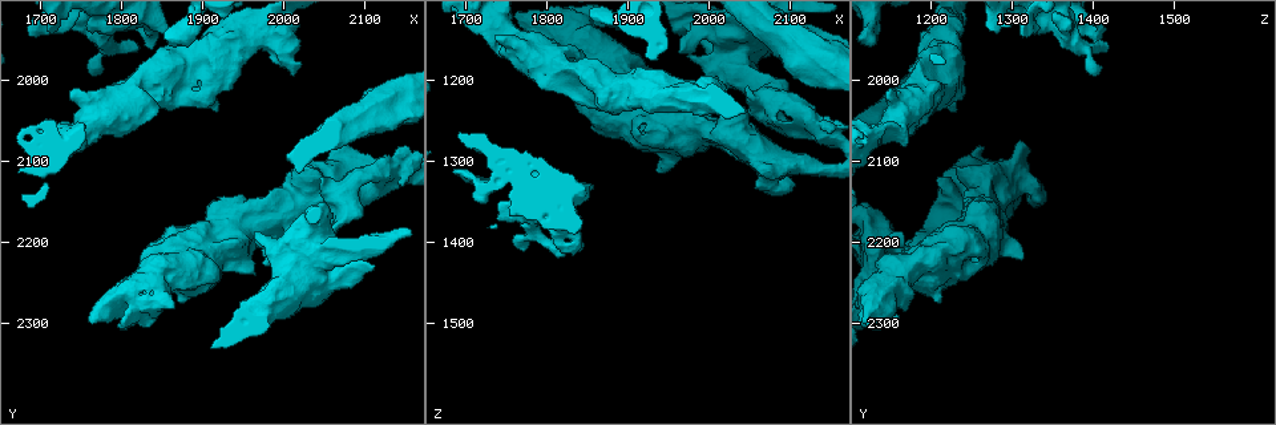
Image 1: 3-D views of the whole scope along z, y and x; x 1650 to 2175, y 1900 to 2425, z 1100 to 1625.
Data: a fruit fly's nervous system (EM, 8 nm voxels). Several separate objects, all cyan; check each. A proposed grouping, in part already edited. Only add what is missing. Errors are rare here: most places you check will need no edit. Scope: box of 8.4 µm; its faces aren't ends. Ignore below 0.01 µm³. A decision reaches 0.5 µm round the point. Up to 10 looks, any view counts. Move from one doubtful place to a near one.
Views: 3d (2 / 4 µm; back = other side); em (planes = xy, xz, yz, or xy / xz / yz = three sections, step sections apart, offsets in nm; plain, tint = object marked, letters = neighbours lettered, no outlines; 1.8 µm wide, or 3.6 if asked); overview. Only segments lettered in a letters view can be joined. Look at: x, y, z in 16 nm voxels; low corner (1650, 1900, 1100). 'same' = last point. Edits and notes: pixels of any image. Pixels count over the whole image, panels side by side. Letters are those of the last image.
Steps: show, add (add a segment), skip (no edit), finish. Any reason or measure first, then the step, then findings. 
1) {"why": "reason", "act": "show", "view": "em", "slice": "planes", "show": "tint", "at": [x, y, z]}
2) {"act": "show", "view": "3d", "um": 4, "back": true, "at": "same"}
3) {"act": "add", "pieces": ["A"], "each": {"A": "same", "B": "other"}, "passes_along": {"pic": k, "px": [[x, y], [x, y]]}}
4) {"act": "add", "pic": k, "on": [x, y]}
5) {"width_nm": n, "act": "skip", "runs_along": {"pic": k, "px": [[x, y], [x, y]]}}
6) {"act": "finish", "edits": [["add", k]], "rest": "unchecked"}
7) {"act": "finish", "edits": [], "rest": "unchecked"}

{"why": "narrows sharply", "act": "show", "view": "em", "um": 3.6, "slice": "planes", "show": "tint", "at": [2040, 2205, 1145]}

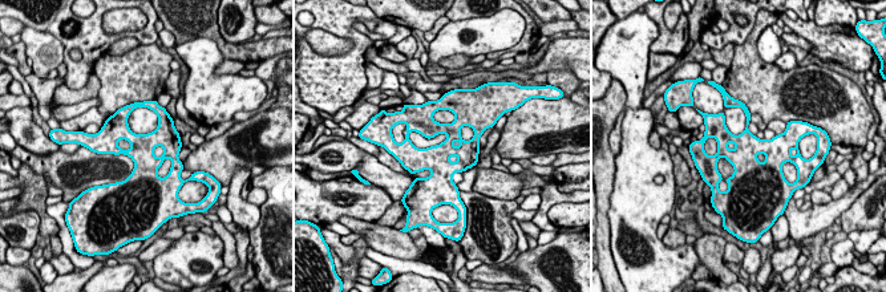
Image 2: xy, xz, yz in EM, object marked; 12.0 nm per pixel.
{"act": "show", "view": "em", "um": 3.6, "slice": "planes", "show": "letters", "at": "same"}

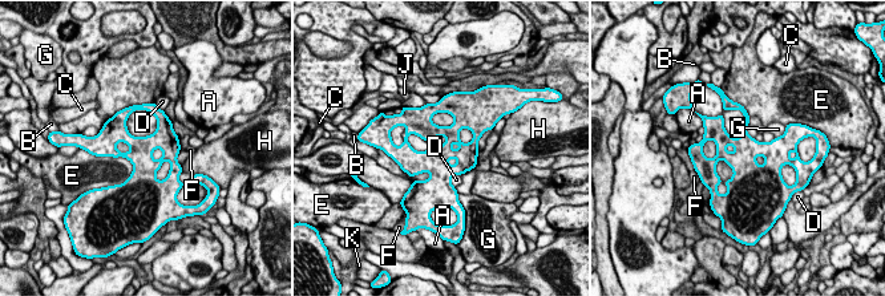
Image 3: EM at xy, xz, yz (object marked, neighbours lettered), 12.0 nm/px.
{"longest_contact_nm": ["E", 460], "act": "skip", "each": {"A": "other", "B": "other", "C": "other", "D": "other", "E": "other", "F": "other", "G": "other", "H": "other", "J": "other", "K": "other"}, "border": {"pic": 3, "px": [[748, 125], [747, 132], [754, 138]]}, "found": "no lettered segment goes on from it"}

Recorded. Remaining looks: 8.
{"why": "calibre changes", "act": "show", "view": "3d", "um": 2, "back": true, "at": [1805, 2300, 1130]}

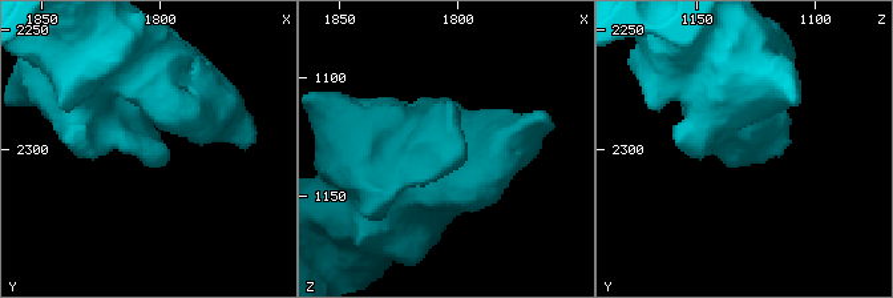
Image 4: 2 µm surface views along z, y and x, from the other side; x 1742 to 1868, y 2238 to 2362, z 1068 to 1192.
{"why": "need the tissue", "act": "show", "view": "em", "um": 3.6, "slice": "planes", "show": "tint", "at": [1803, 2301, 1135]}

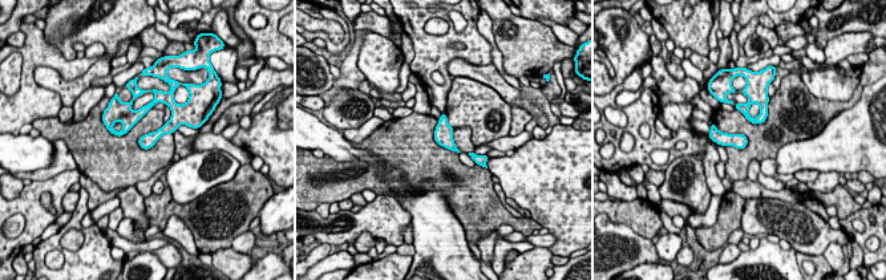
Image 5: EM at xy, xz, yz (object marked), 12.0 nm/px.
{"why": "what lies round it", "act": "show", "view": "em", "um": 3.6, "slice": "planes", "show": "letters", "at": "same"}

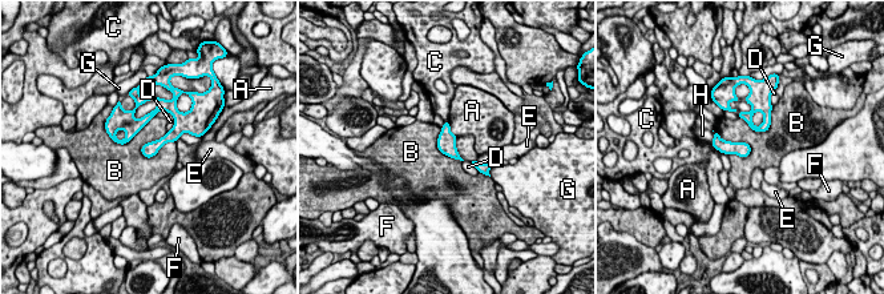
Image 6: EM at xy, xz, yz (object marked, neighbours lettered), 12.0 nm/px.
{"act": "skip", "each": {"A": "other", "B": "other", "C": "other", "D": "other", "E": "other", "F": "other", "G": "other", "H": "other"}, "border": {"pic": 6, "px": [[440, 128], [438, 148], [461, 161]]}, "found": "no lettered segment goes on from it"}

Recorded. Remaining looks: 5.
{"why": "touches itself", "act": "show", "view": "em", "slice": "xy", "step": 4, "show": "letters", "at": [2080, 2145, 1245]}

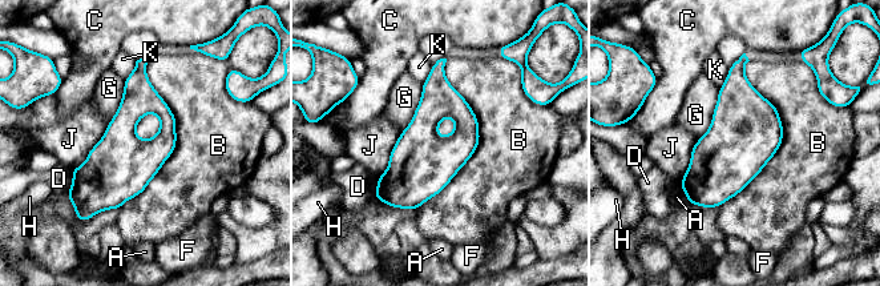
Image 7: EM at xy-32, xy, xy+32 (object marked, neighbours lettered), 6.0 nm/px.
{"why": "another direction", "act": "show", "view": "em", "slice": "planes", "show": "letters", "at": "same"}

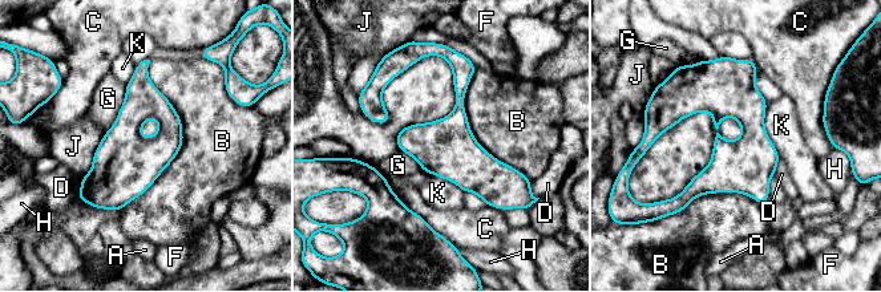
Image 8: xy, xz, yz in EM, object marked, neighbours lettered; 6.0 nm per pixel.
{"act": "skip", "each": {"A": "other", "B": "other", "C": "other", "D": "other", "F": "other", "G": "other", "H": "other", "J": "other", "K": "other"}, "found": "none of them fits"}

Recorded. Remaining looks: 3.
{"why": "branch stops here", "act": "show", "view": "em", "slice": "xy", "step": 16, "show": "letters", "at": [1830, 1955, 1405]}

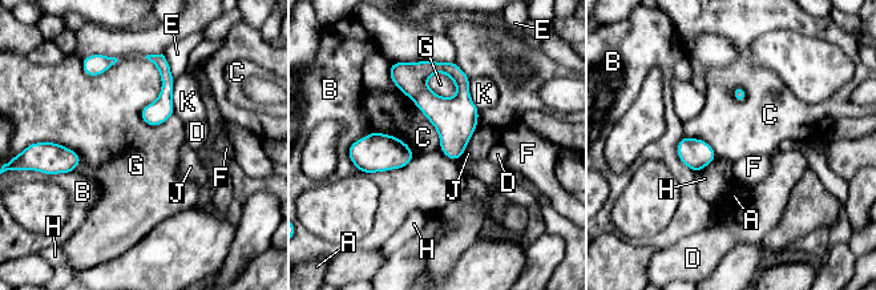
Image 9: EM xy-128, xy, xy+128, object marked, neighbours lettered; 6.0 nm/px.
{"act": "show", "view": "em", "slice": "planes", "show": "letters", "at": "same"}

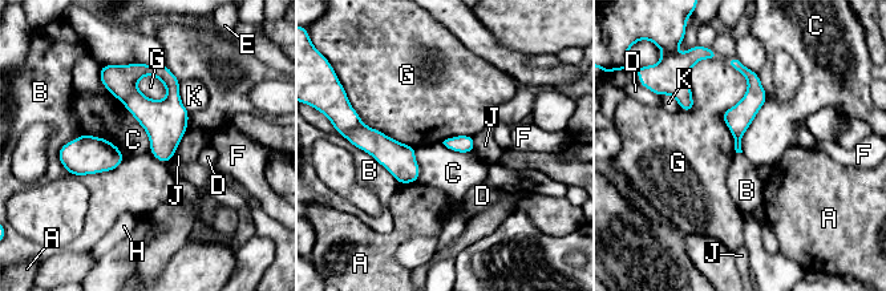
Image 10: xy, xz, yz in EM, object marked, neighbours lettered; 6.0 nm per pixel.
{"act": "skip", "each": {"A": "other", "B": "other", "C": "other", "D": "other", "E": "other", "F": "other", "G": "other", "H": "other", "J": "other", "K": "other"}, "runs_along": {"pic": 10, "px": [[741, 68], [752, 101], [737, 146]]}, "found": "none of them fits"}

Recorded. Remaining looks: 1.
{"act": "finish", "edits": [], "rest": "unchecked"}

